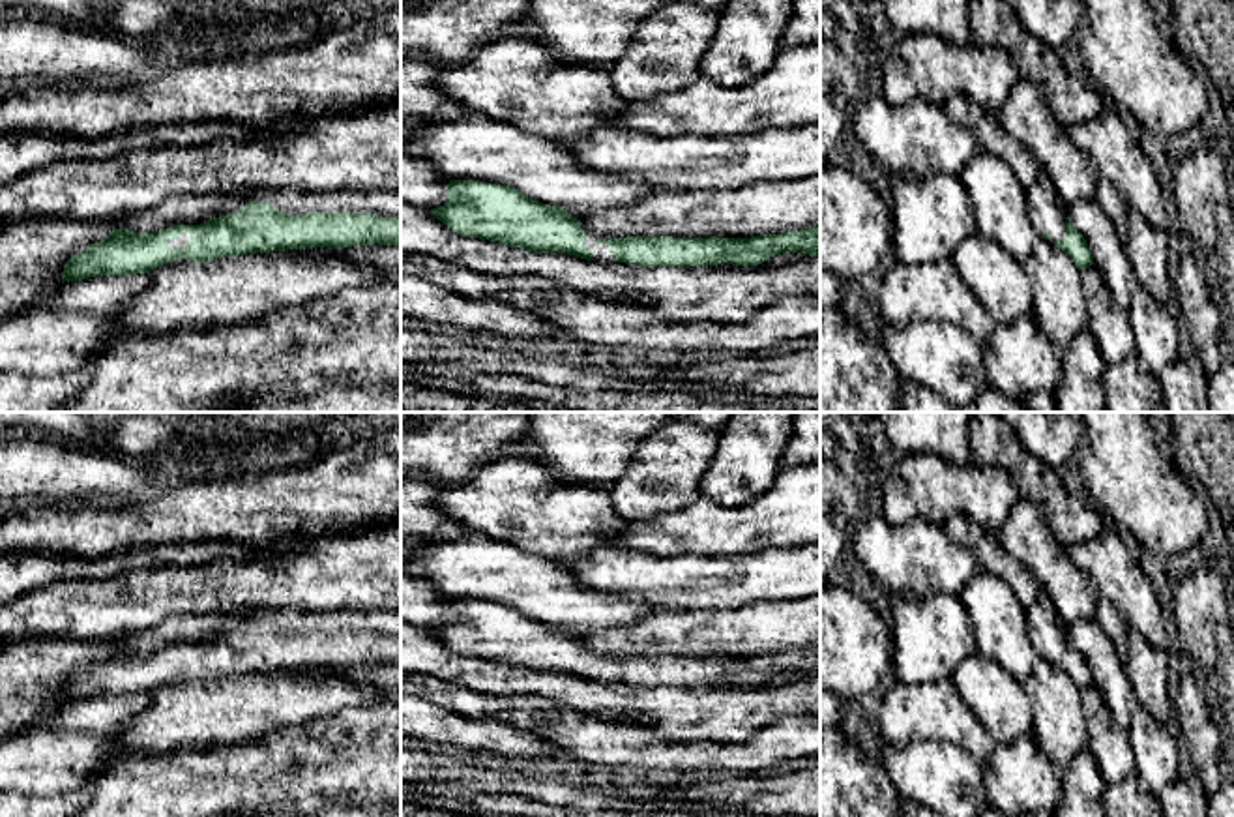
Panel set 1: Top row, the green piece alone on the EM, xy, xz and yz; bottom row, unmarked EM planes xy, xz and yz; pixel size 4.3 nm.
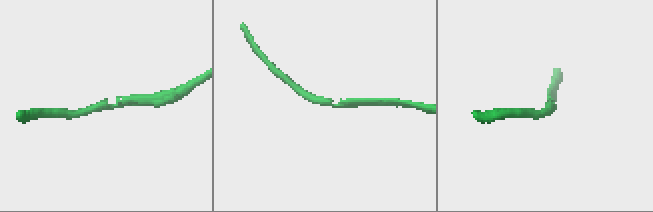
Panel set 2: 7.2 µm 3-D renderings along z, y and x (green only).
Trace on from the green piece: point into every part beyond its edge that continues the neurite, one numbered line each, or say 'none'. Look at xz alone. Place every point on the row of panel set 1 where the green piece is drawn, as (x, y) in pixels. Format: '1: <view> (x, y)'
1: xz (602, 253)

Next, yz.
1: yz (1047, 212)

